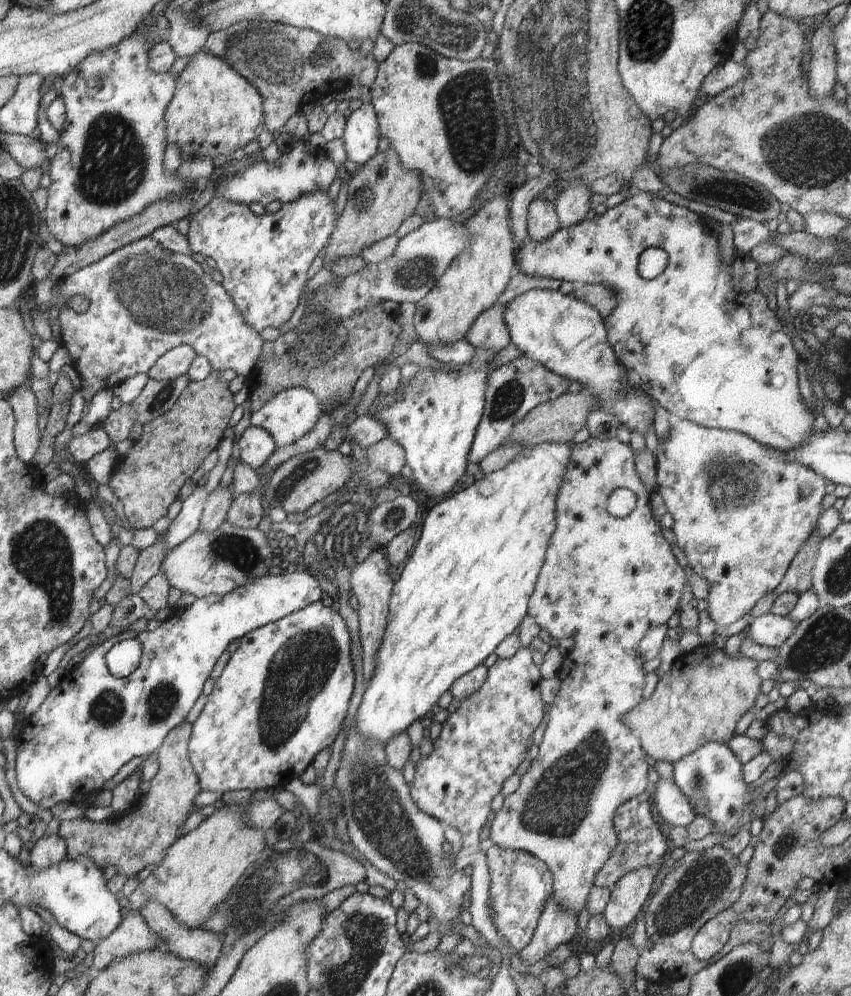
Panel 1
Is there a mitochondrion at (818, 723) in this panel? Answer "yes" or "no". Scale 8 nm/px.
no

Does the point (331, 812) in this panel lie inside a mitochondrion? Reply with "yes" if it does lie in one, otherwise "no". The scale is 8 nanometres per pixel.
yes

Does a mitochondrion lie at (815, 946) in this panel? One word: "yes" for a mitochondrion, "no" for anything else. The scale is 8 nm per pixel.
no

